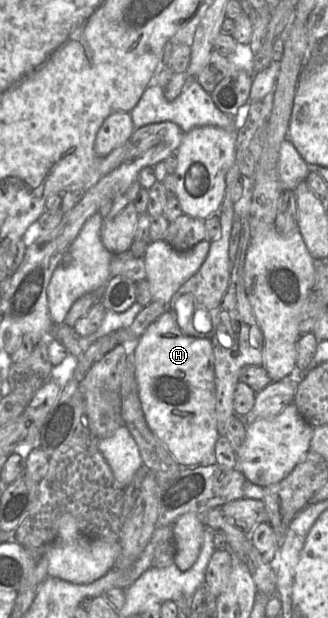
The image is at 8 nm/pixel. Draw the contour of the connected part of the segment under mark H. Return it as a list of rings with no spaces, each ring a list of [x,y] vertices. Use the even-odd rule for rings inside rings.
[[[166,311],[137,340],[133,357],[141,406],[152,432],[168,447],[180,466],[215,464],[214,448],[219,433],[215,412],[215,370],[211,339],[183,334],[170,311]]]

